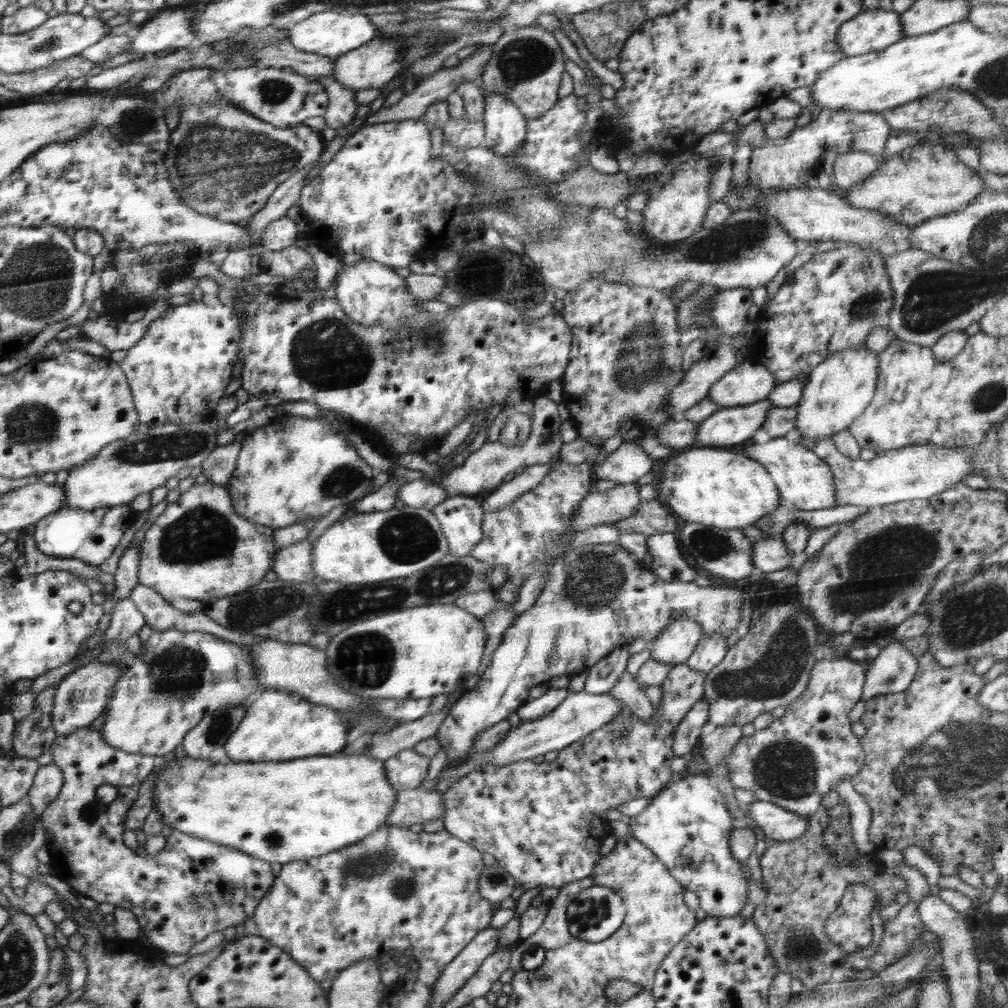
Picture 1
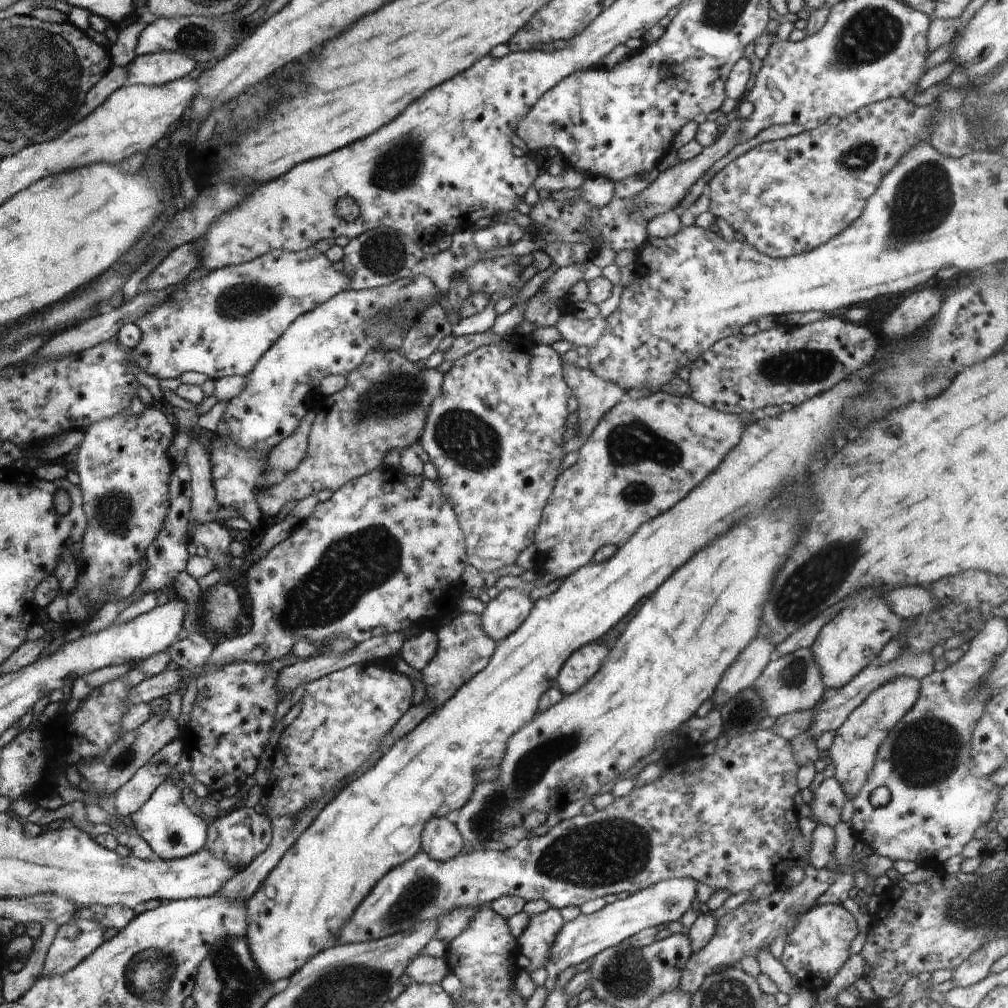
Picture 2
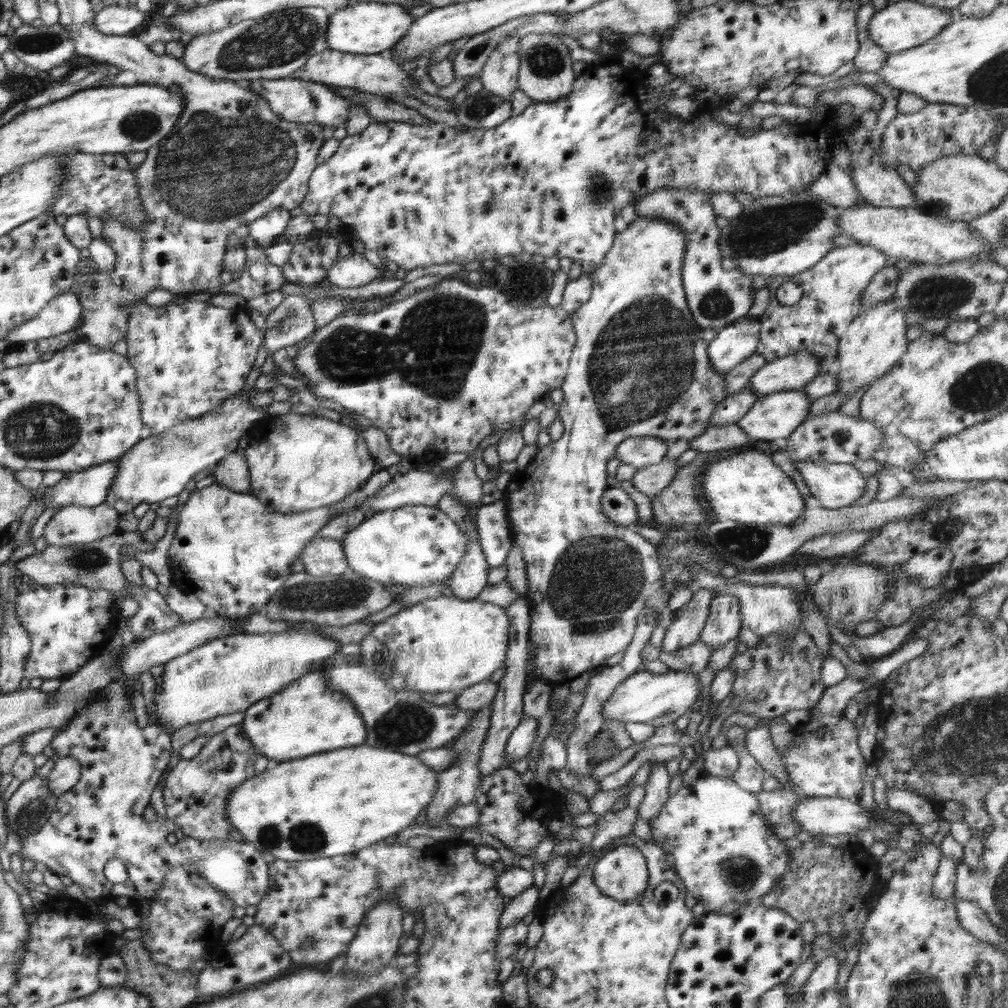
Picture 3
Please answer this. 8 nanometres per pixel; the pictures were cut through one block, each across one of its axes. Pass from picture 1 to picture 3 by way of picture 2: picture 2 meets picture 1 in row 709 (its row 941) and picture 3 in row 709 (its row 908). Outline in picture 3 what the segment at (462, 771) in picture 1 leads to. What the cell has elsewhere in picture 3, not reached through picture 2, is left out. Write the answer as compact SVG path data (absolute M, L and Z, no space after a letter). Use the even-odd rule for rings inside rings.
M669 669L666 673L655 674L642 670L626 678L601 708L603 720L616 722L645 722L654 727L674 723L684 713L689 712L690 706L698 696L701 685L698 677L691 672Z

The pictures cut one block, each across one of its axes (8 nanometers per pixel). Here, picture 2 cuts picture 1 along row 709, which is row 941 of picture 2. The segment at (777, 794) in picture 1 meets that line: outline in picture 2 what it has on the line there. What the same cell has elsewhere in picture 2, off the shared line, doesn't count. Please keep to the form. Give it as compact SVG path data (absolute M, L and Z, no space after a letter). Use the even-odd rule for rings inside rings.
M816 904L798 916L796 926L787 934L784 950L779 960L791 978L796 977L802 987L813 993L818 992L831 982L837 975L838 970L849 959L850 944L852 944L852 940L856 938L858 933L859 928L856 919L842 904Z

